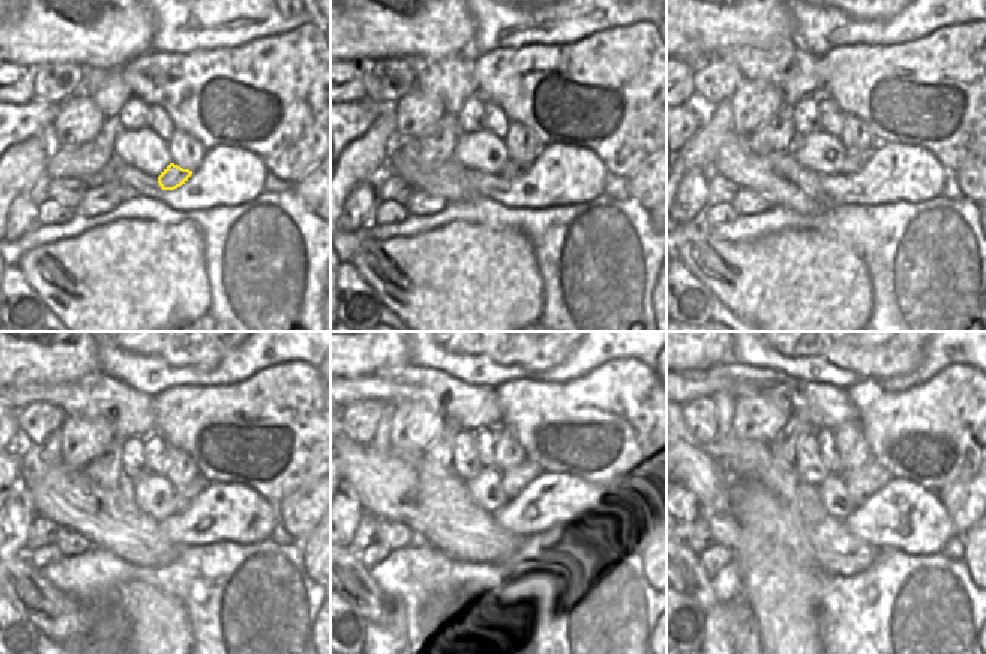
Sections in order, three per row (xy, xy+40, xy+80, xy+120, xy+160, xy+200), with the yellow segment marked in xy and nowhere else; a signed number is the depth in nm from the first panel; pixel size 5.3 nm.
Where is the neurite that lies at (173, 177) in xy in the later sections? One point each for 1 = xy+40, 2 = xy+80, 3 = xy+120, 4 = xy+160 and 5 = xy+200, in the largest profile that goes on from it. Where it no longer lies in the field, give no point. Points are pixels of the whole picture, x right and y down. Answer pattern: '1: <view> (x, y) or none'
1: xy+40 (511, 170)
2: xy+80 (851, 164)
3: xy+120 (185, 495)
4: xy+160 (515, 480)
5: xy+200 (871, 477)

